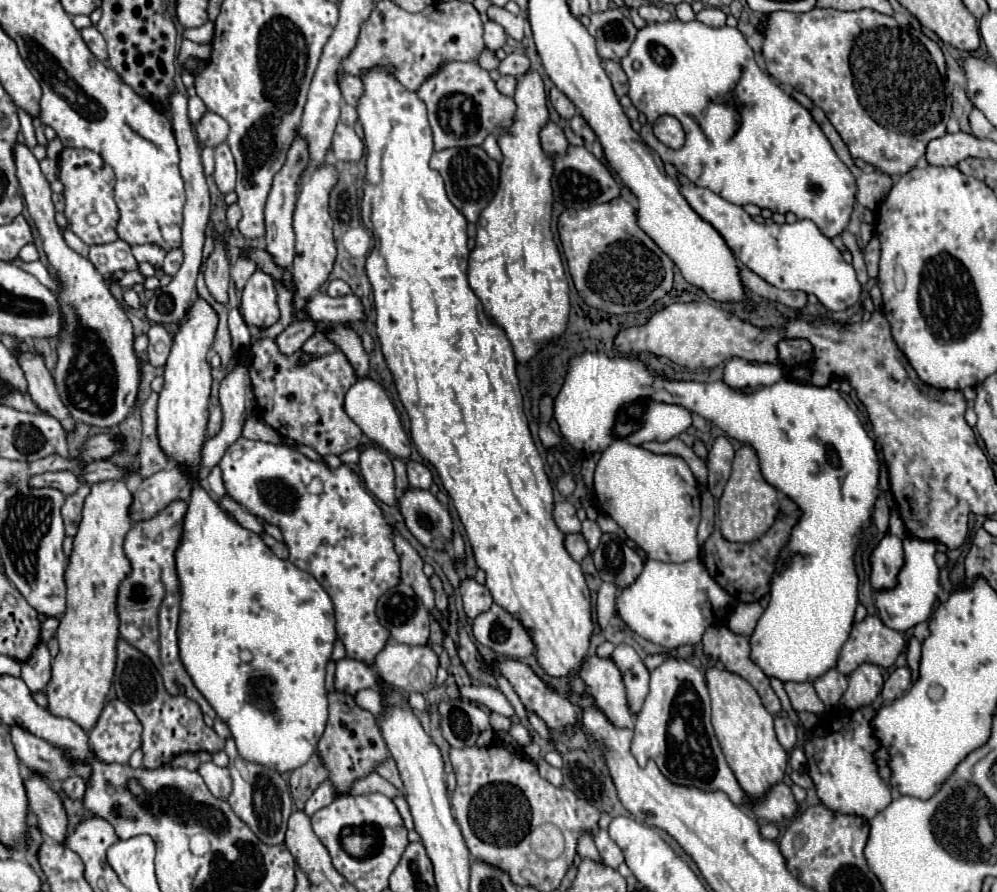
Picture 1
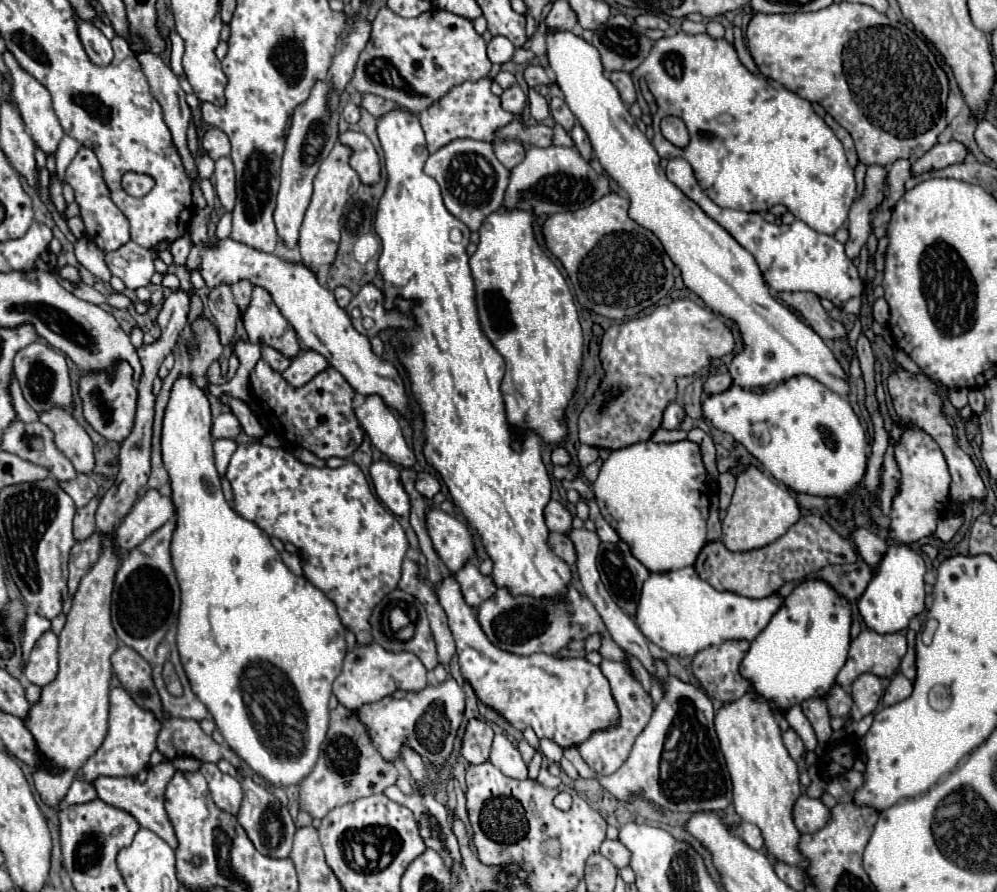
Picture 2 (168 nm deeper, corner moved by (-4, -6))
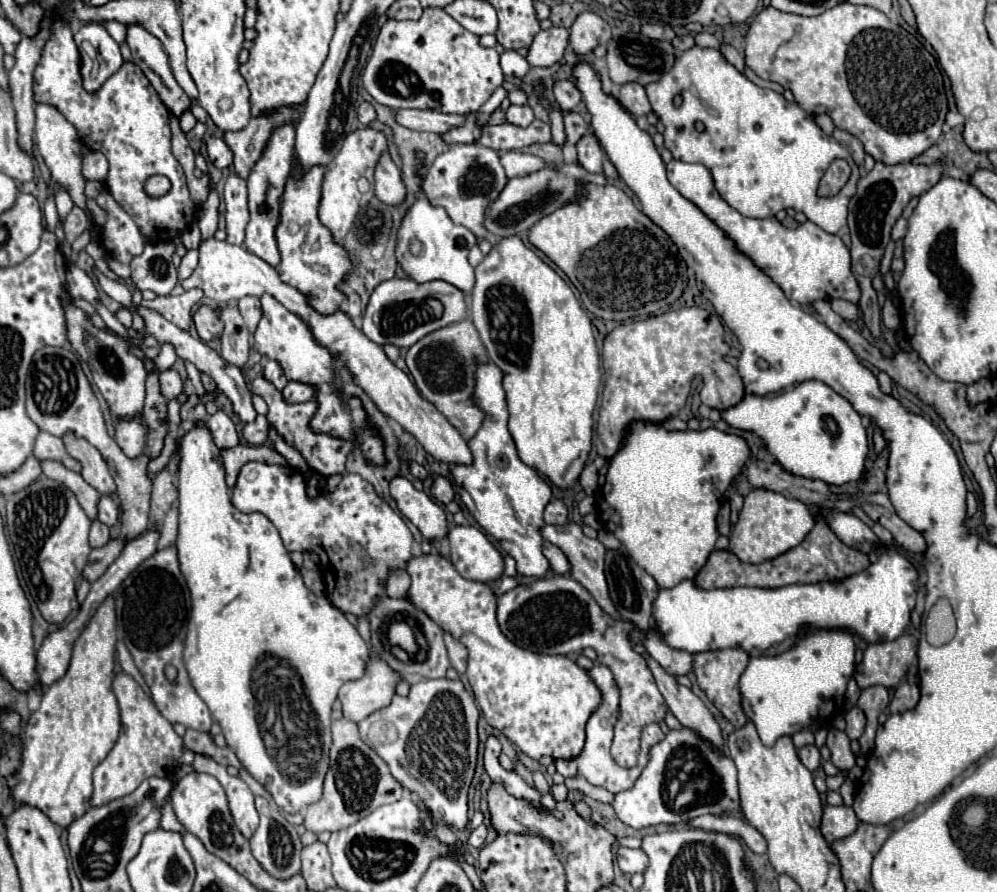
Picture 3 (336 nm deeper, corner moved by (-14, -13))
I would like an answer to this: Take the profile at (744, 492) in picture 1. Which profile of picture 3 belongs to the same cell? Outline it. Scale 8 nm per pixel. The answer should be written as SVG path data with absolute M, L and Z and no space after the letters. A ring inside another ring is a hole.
M753 489L745 497L739 521L729 535L729 551L735 553L743 563L763 563L797 547L813 529L813 525L815 521L801 501L787 499L773 491Z

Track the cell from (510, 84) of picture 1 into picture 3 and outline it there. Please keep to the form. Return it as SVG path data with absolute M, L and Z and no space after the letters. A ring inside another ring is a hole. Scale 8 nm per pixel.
M511 105L505 113L505 119L507 119L507 123L517 125L517 127L529 127L535 117L533 117L533 111L529 105L523 105L523 107Z

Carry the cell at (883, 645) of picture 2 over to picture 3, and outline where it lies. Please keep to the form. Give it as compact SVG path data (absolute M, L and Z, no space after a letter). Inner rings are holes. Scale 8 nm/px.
M903 633L891 643L869 645L863 653L863 661L855 671L857 685L861 689L871 685L883 685L895 689L905 677L907 669L917 659L917 637Z

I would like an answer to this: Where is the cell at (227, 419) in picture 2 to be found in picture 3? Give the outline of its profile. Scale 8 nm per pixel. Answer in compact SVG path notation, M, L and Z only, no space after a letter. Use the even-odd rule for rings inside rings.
M257 415L253 423L247 423L243 429L243 441L249 445L263 445L269 437L269 421L265 415Z

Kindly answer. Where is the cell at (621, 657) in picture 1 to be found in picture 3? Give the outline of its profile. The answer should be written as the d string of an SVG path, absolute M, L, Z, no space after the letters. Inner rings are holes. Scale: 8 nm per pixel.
M595 663L589 671L589 677L593 679L593 683L599 687L601 691L601 705L591 713L589 721L587 721L587 739L585 739L585 747L583 751L577 755L577 765L579 765L579 775L583 775L591 785L597 785L597 787L603 787L611 793L621 793L621 791L627 791L635 785L637 777L641 775L641 771L645 769L647 761L649 761L649 749L663 741L663 731L659 729L659 725L647 725L643 729L643 743L641 743L641 755L639 755L639 763L633 767L633 769L623 769L619 765L615 765L611 753L609 753L609 747L611 747L611 737L613 737L613 725L619 717L619 689L611 677L611 671L605 667L605 665L599 665Z

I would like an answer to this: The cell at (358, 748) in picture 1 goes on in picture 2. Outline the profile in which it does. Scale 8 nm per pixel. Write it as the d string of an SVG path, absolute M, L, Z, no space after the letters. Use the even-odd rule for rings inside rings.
M337 706L331 710L331 728L325 738L325 746L321 746L319 760L311 774L301 782L299 790L299 806L309 812L313 818L323 818L329 810L355 802L363 796L381 794L387 786L395 784L397 770L393 762L387 762L371 742L367 728L361 724L357 712L347 710L345 706Z

